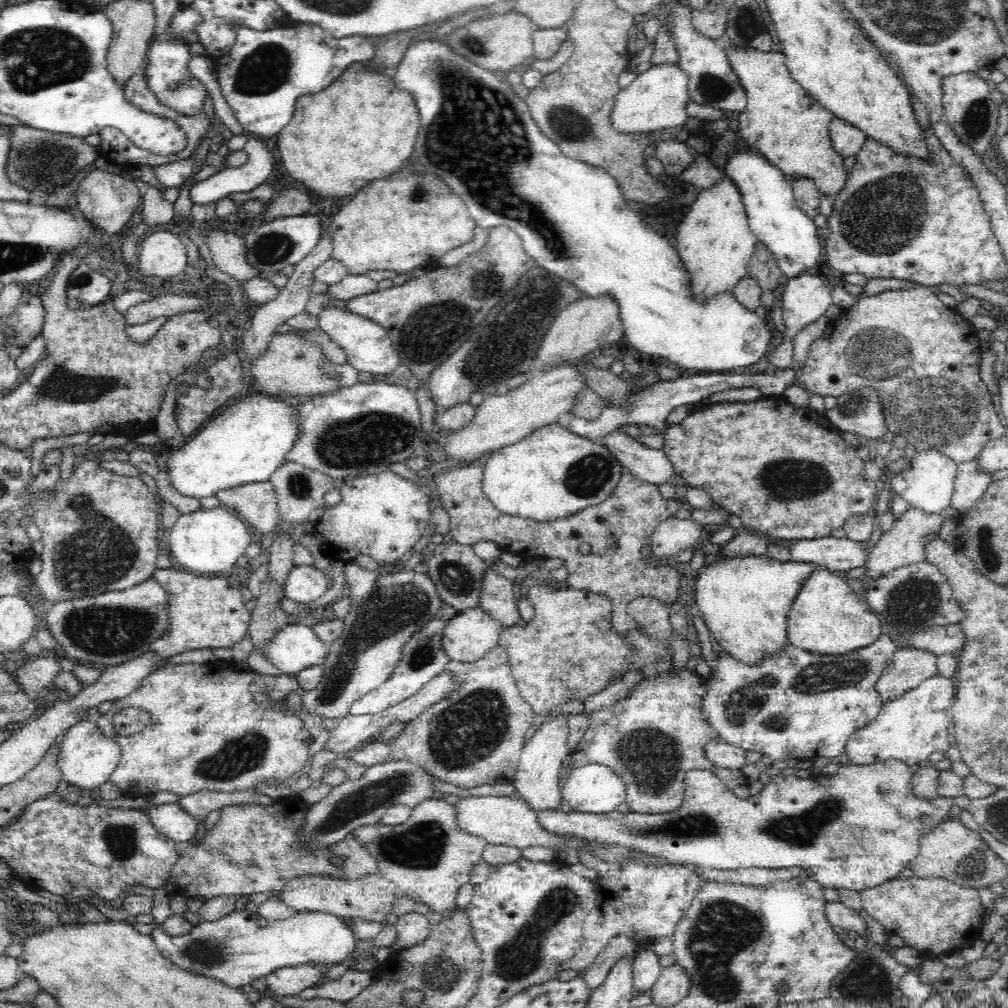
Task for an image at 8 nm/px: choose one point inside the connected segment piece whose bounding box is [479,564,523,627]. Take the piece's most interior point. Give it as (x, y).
(496, 597)

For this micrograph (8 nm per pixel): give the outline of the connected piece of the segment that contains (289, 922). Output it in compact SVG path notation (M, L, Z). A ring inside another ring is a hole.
M163 886L154 890L151 914L156 920L150 936L164 958L191 974L222 981L230 988L240 989L257 978L265 978L278 969L298 967L301 964L327 966L346 962L354 950L355 934L340 916L327 912L296 912L286 920L262 922L256 912L246 909L232 911L220 920L197 920L190 932L170 936L162 929L162 922L172 916L170 895Z

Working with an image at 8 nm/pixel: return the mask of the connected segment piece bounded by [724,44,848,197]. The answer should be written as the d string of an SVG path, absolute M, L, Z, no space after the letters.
M733 44L724 51L747 96L746 108L738 115L738 136L790 178L813 180L819 192L826 196L840 194L846 186L848 171L844 169L844 157L834 150L830 138L832 113L792 79L784 53L762 52L746 46L739 48Z

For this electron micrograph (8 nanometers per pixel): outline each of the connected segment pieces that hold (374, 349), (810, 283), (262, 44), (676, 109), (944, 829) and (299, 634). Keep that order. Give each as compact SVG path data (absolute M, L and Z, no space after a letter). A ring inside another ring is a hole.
M329 305L322 308L317 320L321 328L347 355L347 363L359 372L389 375L400 364L398 354L392 347L386 329L363 316L350 313L348 310Z
M804 273L788 280L782 291L782 320L786 327L783 340L792 342L795 334L819 319L832 304L826 278Z
M312 23L262 32L241 24L232 24L232 27L235 43L216 64L224 100L242 127L240 134L227 141L229 152L242 150L250 137L278 134L292 120L300 96L328 88L350 64L370 60L375 55L376 46L372 46L371 38L356 35L337 39Z
M677 63L655 64L618 92L610 112L610 123L618 133L649 133L660 128L682 128L689 118L686 113L688 100L686 71L680 69Z
M950 818L936 823L931 832L920 840L920 850L910 862L913 876L920 878L944 878L974 888L988 888L992 884L1007 882L1007 864L985 842L980 833L970 831L962 825L959 818Z
M291 622L268 640L264 654L282 675L296 675L304 668L322 665L328 645L318 638L309 623Z

